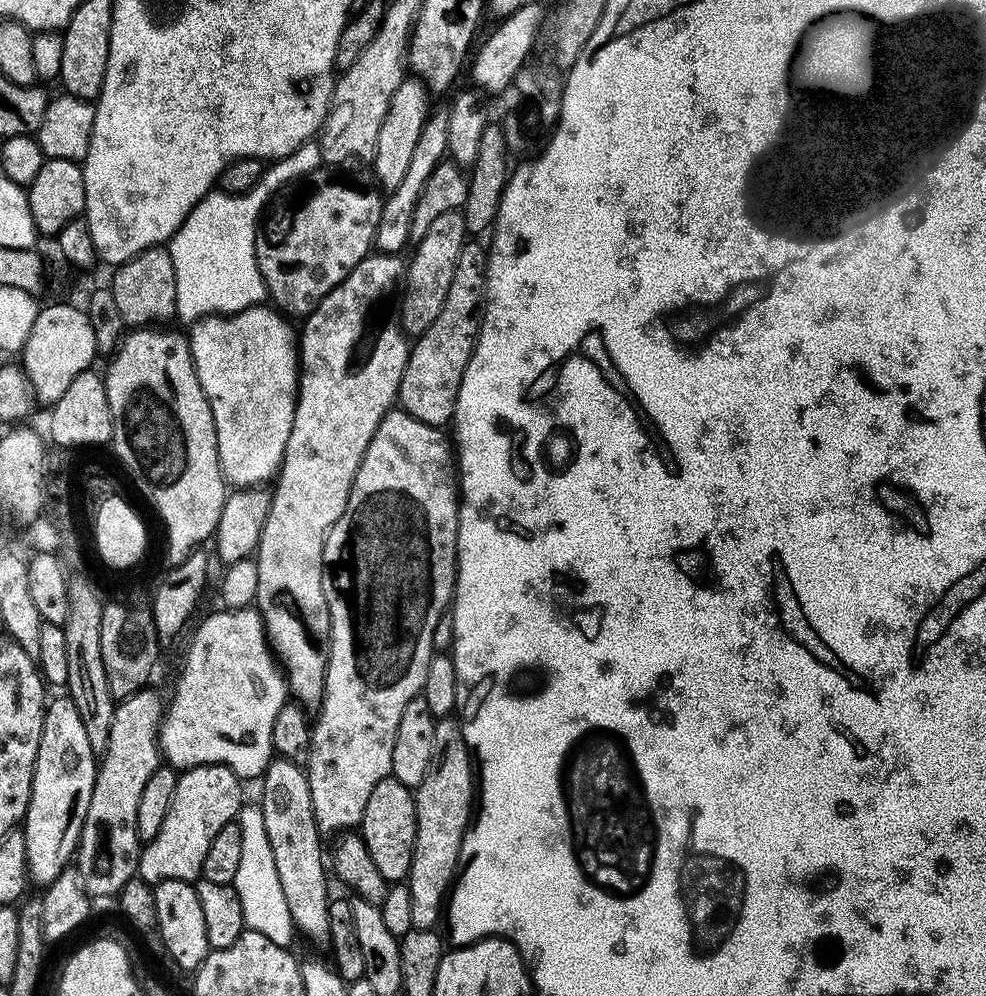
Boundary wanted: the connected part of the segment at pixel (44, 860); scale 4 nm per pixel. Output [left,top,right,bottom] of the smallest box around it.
[22,694,97,886]

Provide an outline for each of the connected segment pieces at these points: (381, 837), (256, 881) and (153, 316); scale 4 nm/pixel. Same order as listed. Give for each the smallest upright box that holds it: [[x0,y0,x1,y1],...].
[[358,776,416,882],[234,803,294,948],[110,246,178,330]]

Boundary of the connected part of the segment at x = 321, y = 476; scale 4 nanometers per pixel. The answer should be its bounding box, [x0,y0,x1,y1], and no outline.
[254,254,410,710]

